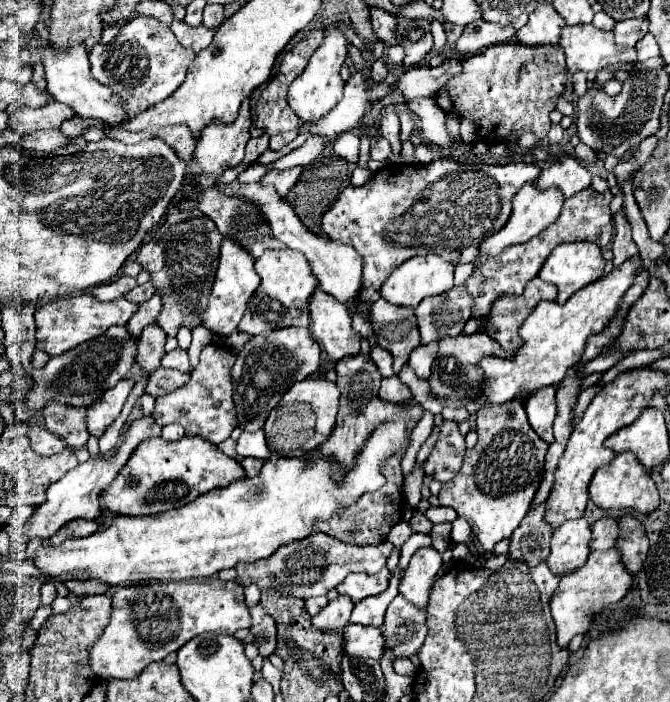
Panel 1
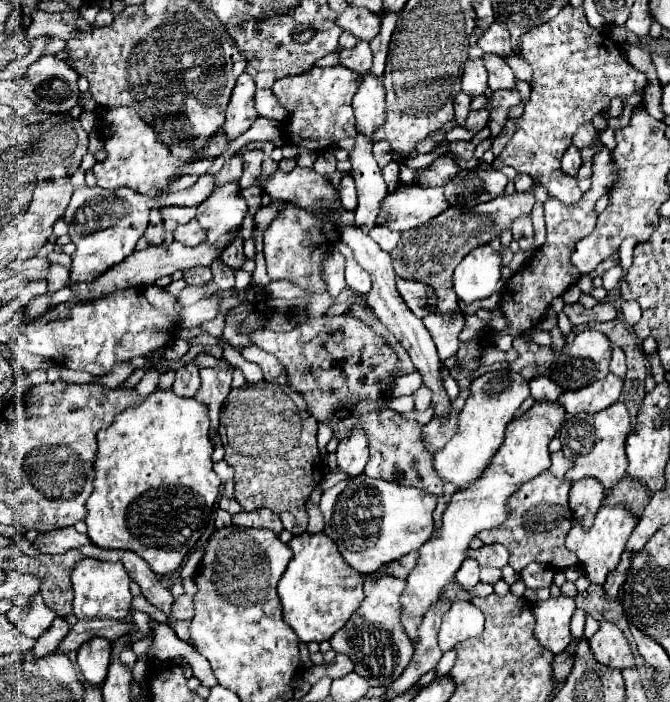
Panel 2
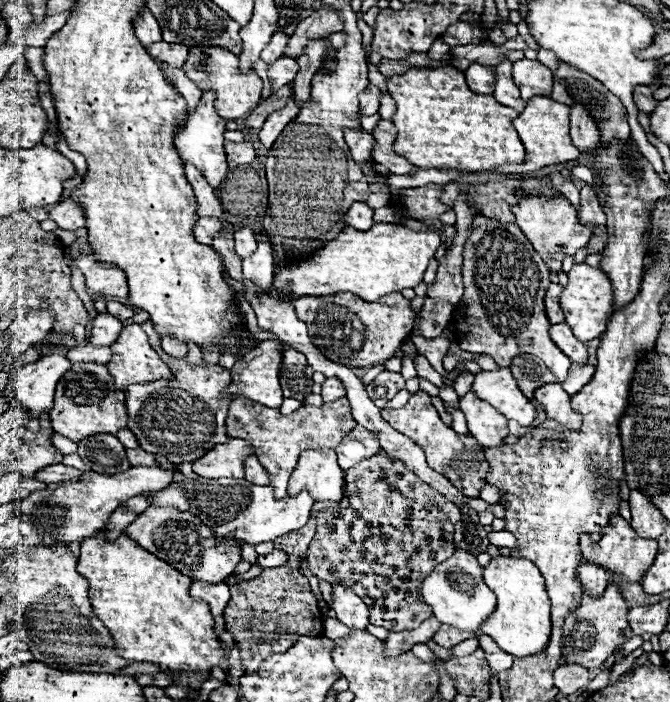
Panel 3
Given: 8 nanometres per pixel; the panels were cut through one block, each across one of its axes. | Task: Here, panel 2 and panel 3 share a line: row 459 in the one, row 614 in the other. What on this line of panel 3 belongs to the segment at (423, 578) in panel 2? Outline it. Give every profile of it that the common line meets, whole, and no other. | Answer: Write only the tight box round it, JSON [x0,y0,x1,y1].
[482,556,550,658]

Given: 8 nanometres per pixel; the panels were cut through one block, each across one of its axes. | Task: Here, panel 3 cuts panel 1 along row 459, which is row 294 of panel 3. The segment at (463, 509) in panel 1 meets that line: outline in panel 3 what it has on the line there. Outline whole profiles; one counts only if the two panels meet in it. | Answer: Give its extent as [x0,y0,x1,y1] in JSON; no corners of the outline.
[452,216,572,382]

